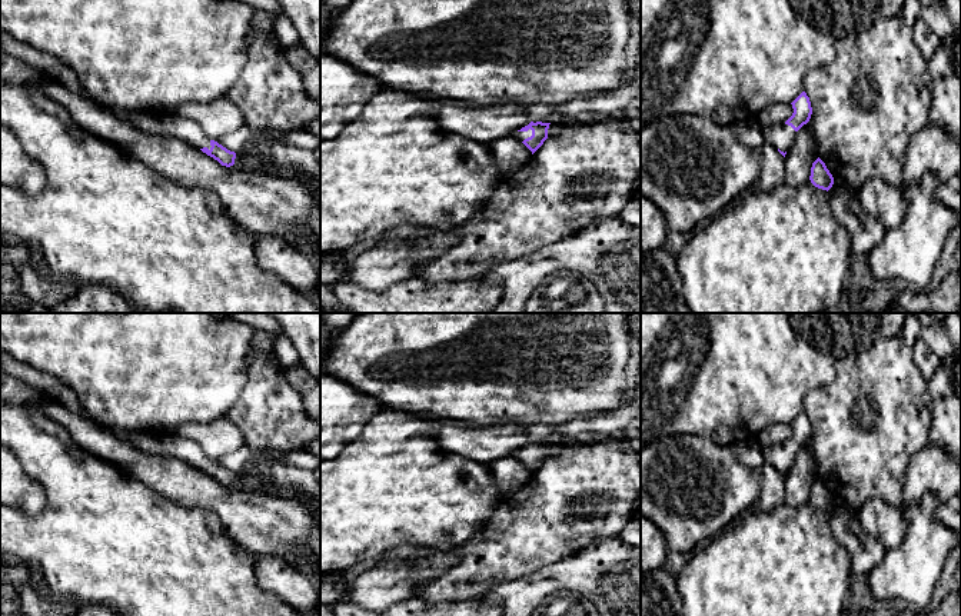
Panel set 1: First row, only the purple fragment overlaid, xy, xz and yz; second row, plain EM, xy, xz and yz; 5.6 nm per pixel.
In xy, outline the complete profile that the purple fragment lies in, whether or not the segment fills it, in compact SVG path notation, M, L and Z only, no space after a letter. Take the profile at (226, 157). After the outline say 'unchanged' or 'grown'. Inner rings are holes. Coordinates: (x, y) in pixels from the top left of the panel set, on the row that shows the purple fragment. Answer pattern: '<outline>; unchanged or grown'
M124 110L114 111L144 133L182 139L217 160L222 166L230 167L235 164L236 153L210 140L194 120L172 114L129 114Z; grown

